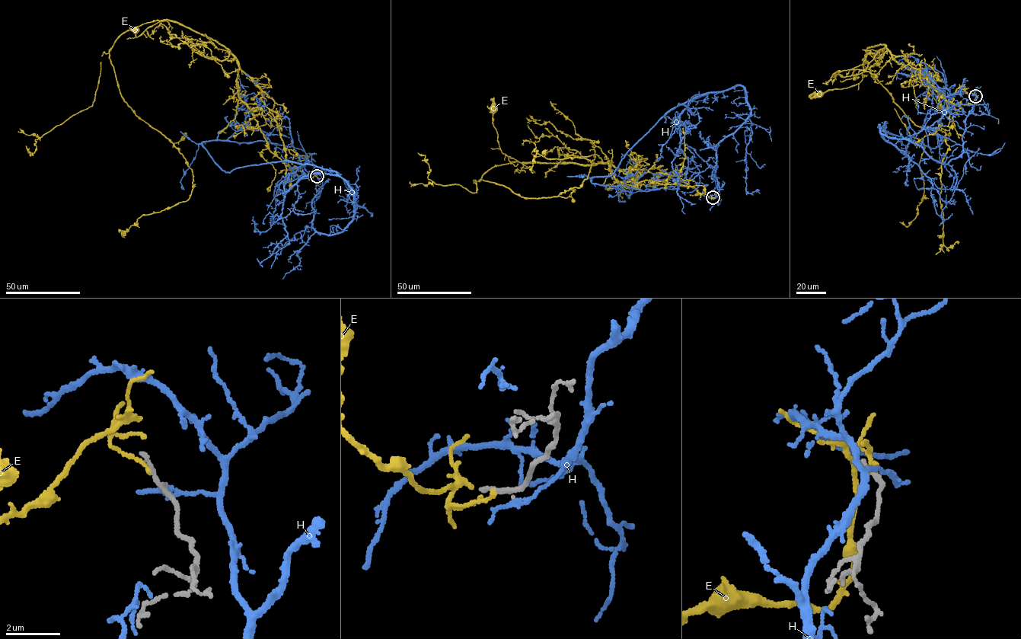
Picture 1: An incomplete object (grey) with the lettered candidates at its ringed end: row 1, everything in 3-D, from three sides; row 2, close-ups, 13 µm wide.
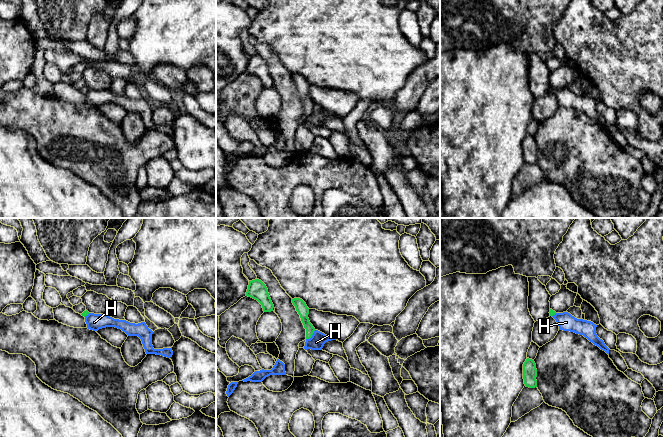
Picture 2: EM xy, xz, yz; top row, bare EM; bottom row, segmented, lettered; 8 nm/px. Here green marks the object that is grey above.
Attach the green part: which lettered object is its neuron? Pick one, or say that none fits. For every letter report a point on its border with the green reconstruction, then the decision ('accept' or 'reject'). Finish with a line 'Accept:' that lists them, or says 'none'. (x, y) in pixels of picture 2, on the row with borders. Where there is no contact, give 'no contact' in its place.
E: no contact; reject
H: contact xz (311, 336); reject
Accept: none

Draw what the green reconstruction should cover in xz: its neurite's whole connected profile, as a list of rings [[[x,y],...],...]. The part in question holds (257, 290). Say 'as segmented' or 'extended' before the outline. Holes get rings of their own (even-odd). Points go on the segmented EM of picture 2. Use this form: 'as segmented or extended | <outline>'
as segmented | [[[261,280],[249,281],[246,296],[257,300],[262,305],[264,312],[273,311],[274,305],[269,296],[268,289]]]

